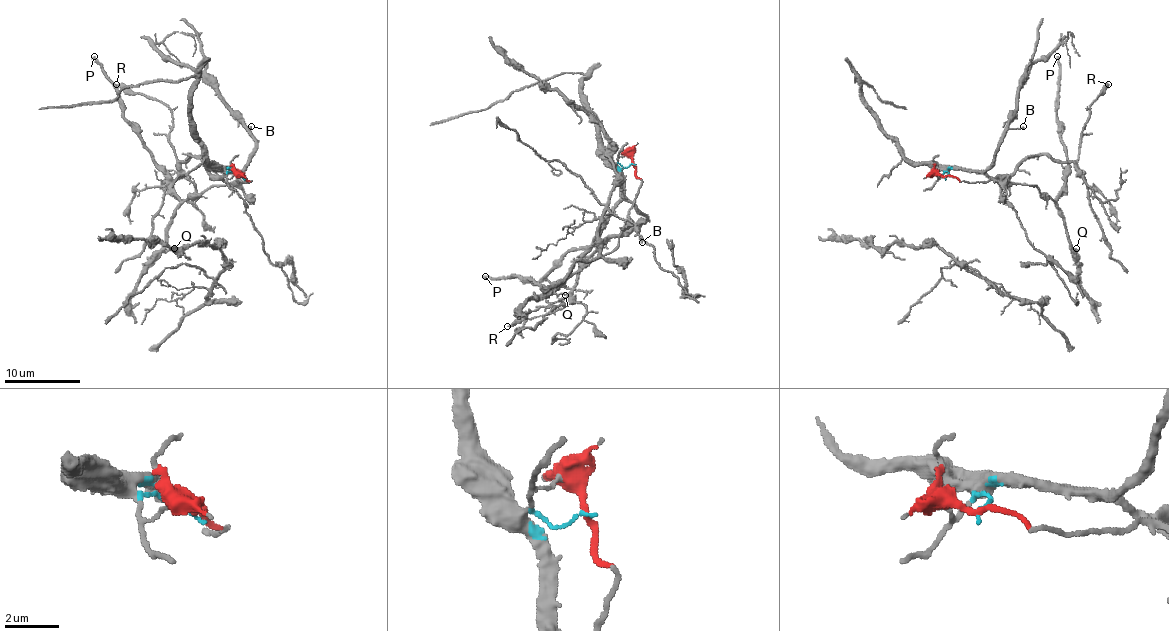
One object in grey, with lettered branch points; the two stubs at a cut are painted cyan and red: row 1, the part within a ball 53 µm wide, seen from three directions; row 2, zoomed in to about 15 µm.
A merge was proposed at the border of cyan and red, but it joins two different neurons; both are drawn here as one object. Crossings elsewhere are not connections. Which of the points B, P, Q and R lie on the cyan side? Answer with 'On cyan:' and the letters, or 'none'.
On cyan: B, R

